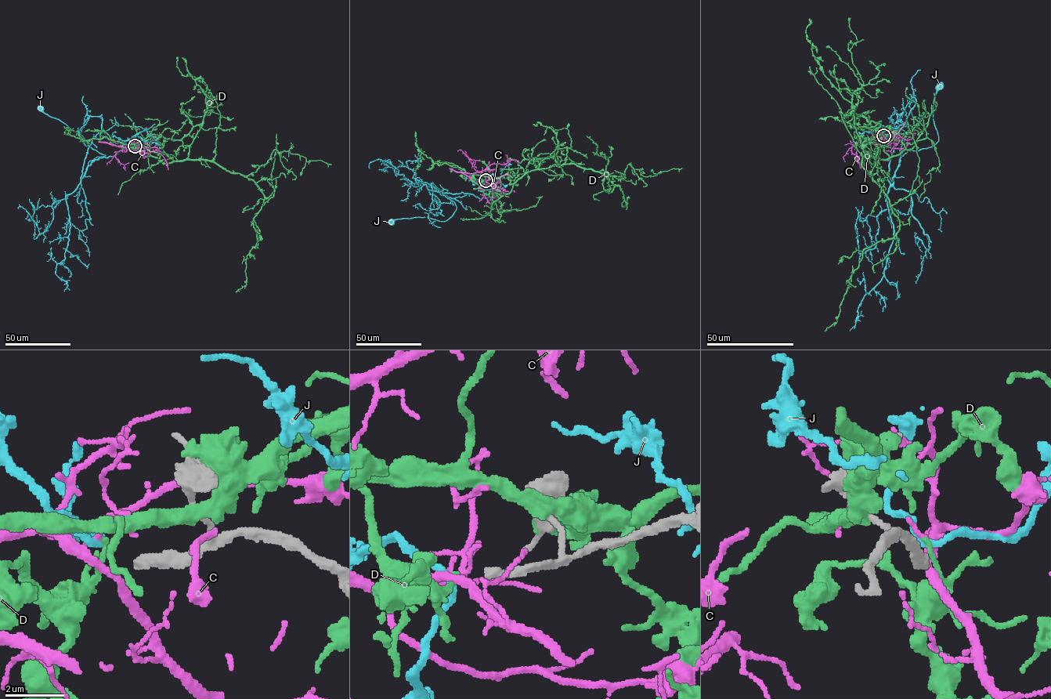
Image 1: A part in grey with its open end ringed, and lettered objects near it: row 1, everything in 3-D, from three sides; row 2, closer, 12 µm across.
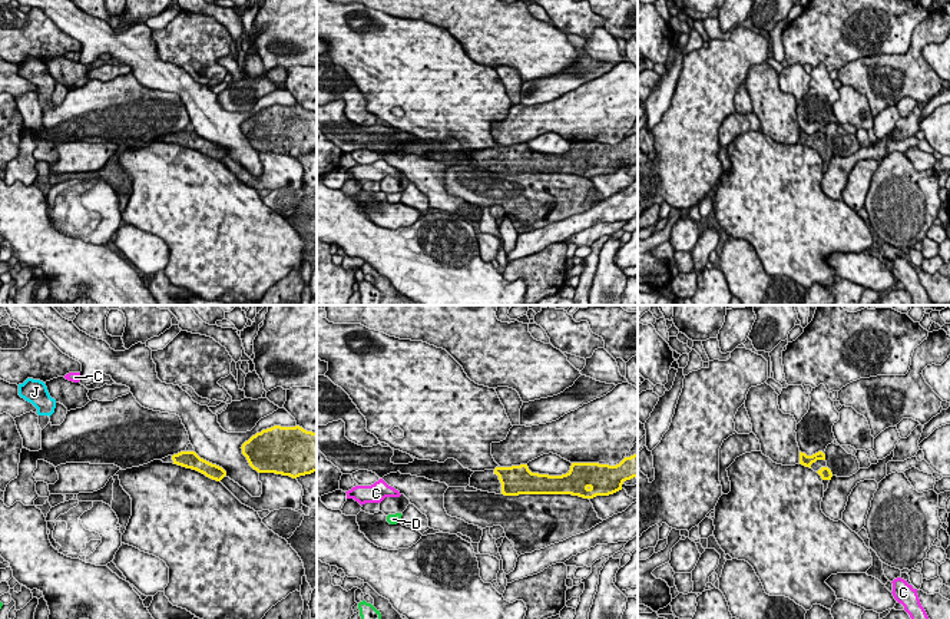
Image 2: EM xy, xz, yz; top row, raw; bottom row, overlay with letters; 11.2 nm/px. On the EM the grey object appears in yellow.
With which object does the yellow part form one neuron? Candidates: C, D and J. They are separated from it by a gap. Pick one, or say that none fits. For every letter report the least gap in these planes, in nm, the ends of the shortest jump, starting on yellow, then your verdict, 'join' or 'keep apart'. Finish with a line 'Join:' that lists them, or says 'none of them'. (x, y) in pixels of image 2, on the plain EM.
C: gap 1100 nm; span xz (495, 152), (400, 174); keep apart
D: gap 1150 nm; span xz (495, 152), (401, 194); keep apart
J: gap 1400 nm; span xy (172, 135), (53, 90); keep apart
Join: none of them

